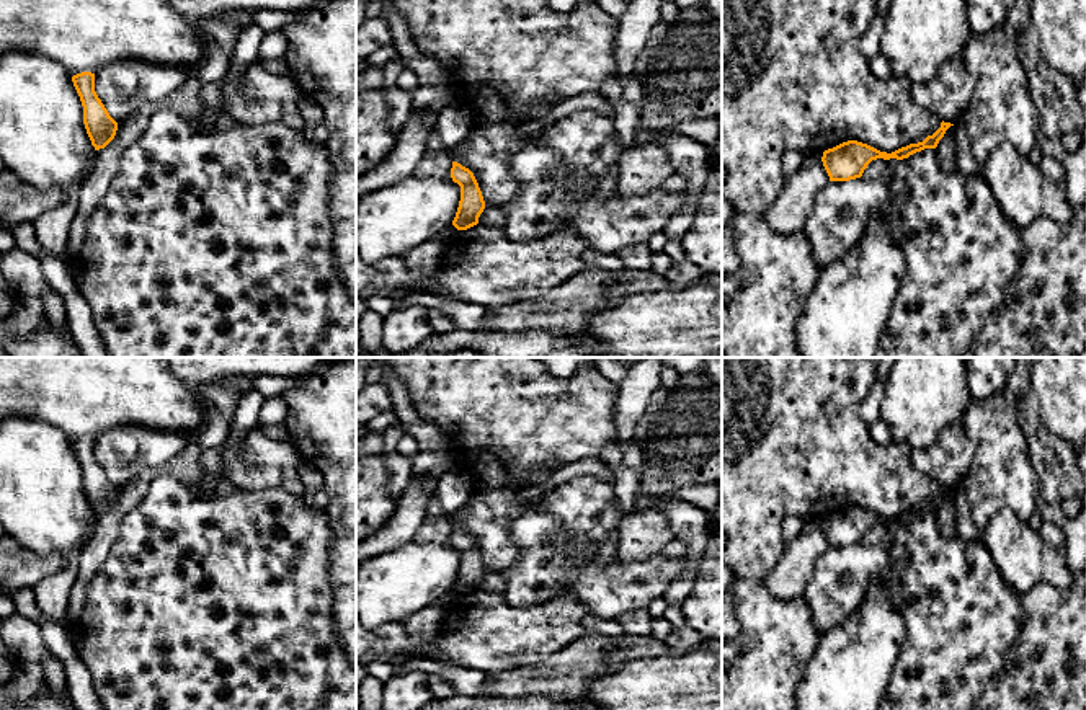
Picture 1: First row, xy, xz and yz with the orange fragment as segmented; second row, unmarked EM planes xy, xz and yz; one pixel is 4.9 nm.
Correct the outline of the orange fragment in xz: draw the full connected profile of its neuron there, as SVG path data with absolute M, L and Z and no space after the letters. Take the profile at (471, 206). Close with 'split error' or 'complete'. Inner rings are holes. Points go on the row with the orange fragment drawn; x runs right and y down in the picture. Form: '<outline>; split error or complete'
M452 162L451 178L461 186L461 201L452 220L457 230L467 230L478 224L485 201L474 173L457 162Z; complete

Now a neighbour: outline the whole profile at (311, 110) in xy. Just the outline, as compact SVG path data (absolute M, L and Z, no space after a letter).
M300 95L296 103L307 124L318 124L323 121L323 111L320 104L310 96Z

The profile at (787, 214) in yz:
M818 150L805 153L799 170L786 175L781 194L764 215L776 233L792 235L803 230L817 194L830 183L821 157L823 152Z

